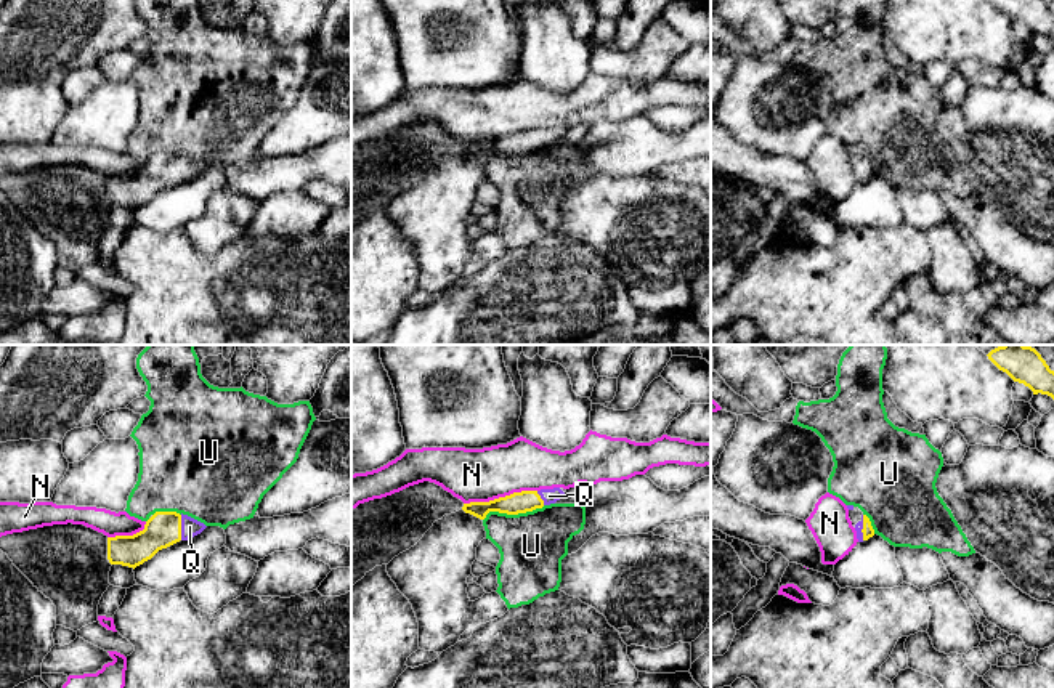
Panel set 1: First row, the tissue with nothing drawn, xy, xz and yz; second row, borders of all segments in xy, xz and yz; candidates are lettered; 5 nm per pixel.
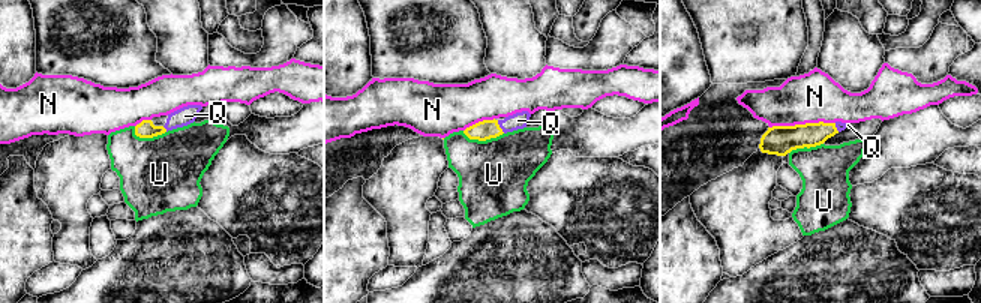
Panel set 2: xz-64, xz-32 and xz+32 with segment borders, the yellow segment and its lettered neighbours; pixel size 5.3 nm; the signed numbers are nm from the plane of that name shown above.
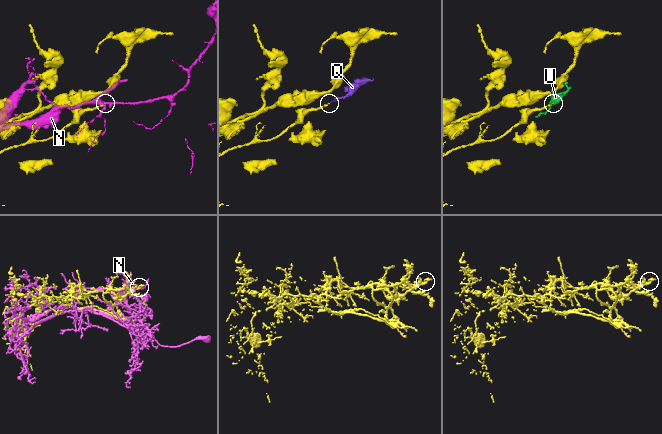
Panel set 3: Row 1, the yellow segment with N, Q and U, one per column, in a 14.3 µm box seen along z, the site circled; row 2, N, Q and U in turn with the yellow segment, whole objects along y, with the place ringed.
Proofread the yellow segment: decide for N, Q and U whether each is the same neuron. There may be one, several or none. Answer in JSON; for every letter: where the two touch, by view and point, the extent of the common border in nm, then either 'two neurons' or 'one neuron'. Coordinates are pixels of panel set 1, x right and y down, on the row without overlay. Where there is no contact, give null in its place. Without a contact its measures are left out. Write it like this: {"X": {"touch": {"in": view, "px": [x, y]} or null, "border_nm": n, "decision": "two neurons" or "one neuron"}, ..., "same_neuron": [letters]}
{"N": {"touch": {"in": "xz", "px": [499, 138]}, "border_nm": 380, "decision": "two neurons"}, "Q": {"touch": {"in": "xy", "px": [180, 169]}, "border_nm": 130, "decision": "one neuron"}, "U": {"touch": {"in": "xz", "px": [512, 154]}, "border_nm": 320, "decision": "two neurons"}, "same_neuron": ["Q"]}

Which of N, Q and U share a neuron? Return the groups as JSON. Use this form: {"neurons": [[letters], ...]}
{"neurons": [["N"], ["Q"], ["U"]]}

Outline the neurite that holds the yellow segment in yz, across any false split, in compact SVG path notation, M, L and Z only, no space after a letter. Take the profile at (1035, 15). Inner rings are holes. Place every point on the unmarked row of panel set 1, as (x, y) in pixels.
M990 0L1014 22L1028 27L1033 35L1048 35L1054 40L1054 11L1044 0Z

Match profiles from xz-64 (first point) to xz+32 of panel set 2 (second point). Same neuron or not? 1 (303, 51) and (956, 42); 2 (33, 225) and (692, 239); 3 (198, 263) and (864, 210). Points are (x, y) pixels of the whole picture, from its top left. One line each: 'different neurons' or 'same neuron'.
1: different neurons
2: same neuron
3: different neurons

